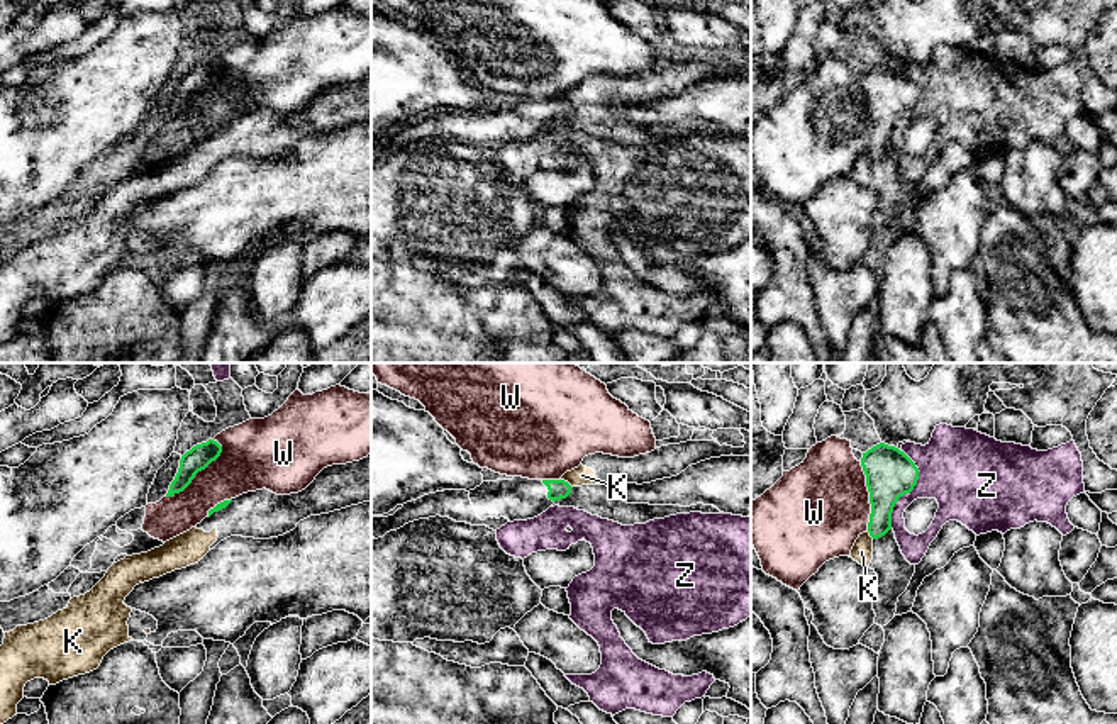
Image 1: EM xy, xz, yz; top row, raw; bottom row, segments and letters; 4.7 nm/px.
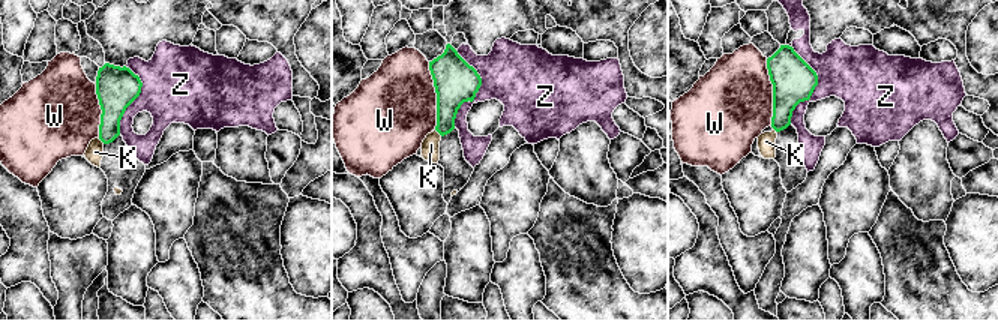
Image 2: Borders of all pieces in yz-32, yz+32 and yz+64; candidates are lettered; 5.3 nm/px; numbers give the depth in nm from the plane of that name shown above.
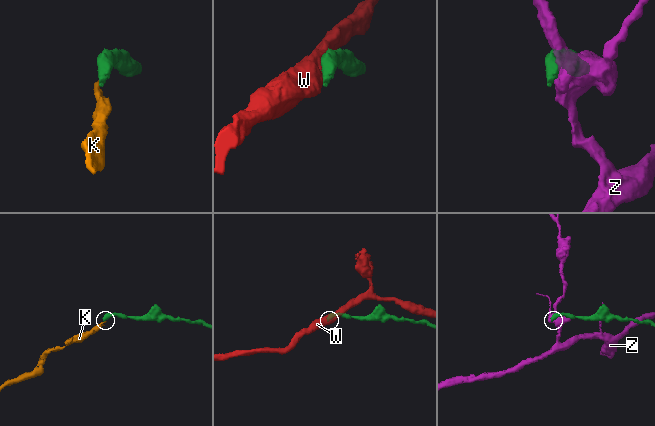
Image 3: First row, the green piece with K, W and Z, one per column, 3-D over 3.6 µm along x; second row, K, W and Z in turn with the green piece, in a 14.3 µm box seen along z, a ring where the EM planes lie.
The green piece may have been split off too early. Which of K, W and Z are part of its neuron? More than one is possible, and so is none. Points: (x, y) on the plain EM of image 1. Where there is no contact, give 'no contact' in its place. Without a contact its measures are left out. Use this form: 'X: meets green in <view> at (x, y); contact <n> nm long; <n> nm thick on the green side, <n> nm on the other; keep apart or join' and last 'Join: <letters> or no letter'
K: meets green in xz at (566, 102); contact 80 nm long; 100 nm thick on the green side, 90 nm on the other; keep apart
W: meets green in xy at (195, 94); contact 360 nm long; 120 nm thick on the green side, 260 nm on the other; keep apart
Z: meets green in yz at (911, 111); contact 380 nm long; 240 nm thick on the green side, 360 nm on the other; keep apart
Join: no letter

